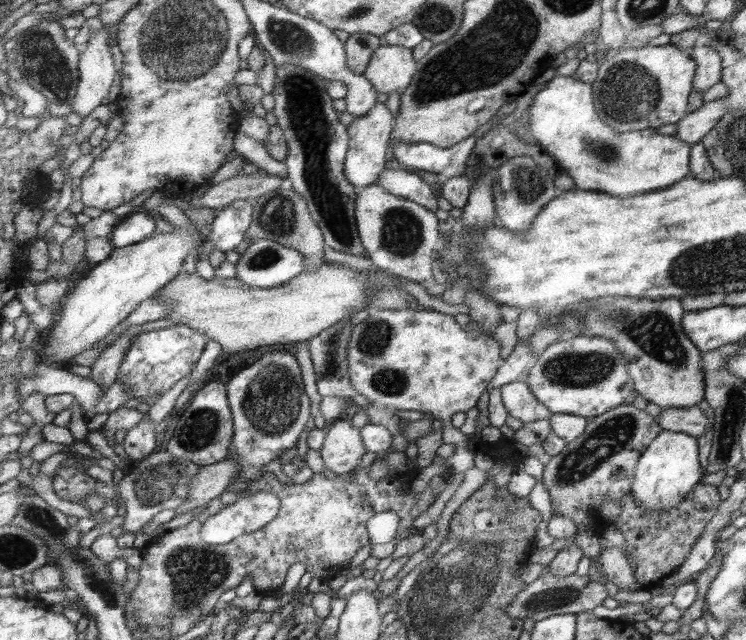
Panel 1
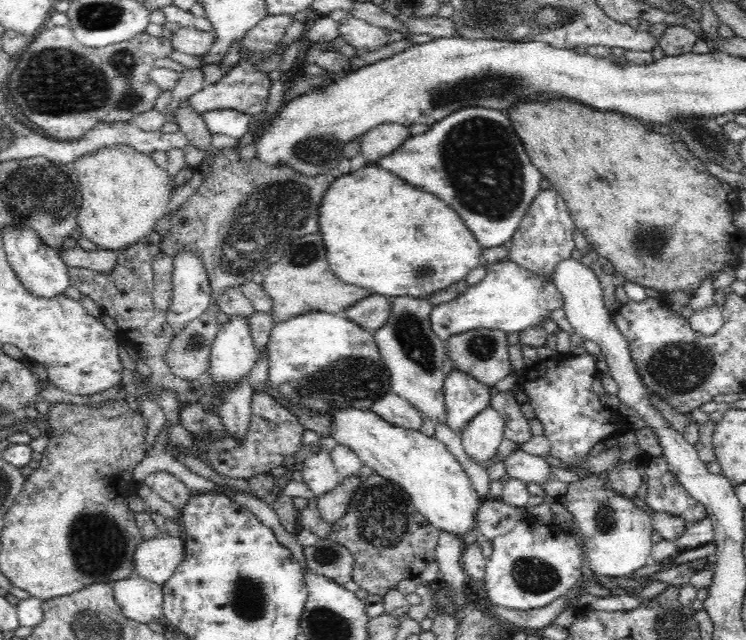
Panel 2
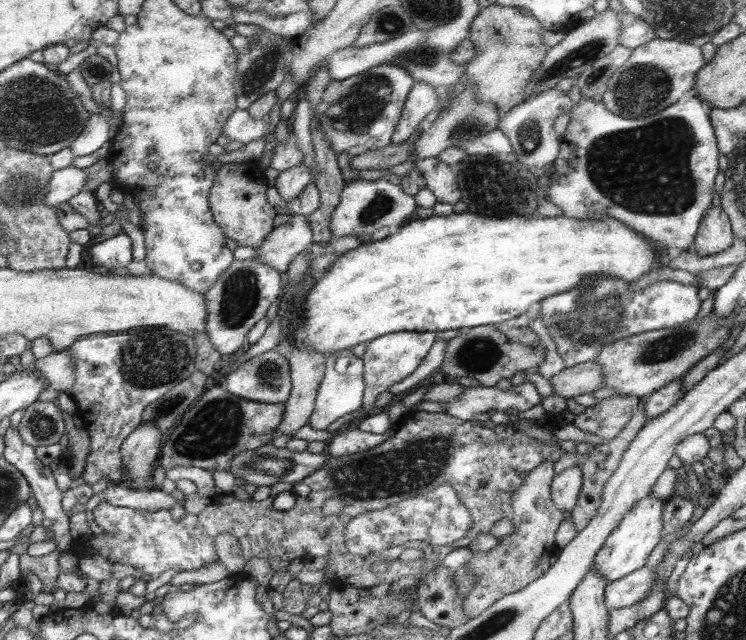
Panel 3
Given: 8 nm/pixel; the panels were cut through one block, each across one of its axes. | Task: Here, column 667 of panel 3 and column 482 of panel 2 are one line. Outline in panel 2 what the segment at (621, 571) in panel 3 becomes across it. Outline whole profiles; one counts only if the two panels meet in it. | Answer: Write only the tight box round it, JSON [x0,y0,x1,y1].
[329,409,483,540]

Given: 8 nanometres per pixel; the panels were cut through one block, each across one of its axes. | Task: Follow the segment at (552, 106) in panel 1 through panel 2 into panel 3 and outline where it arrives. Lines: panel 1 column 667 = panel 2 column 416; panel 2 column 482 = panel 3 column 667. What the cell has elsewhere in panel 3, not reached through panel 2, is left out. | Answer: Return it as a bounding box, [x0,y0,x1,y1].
[546,92,718,252]

